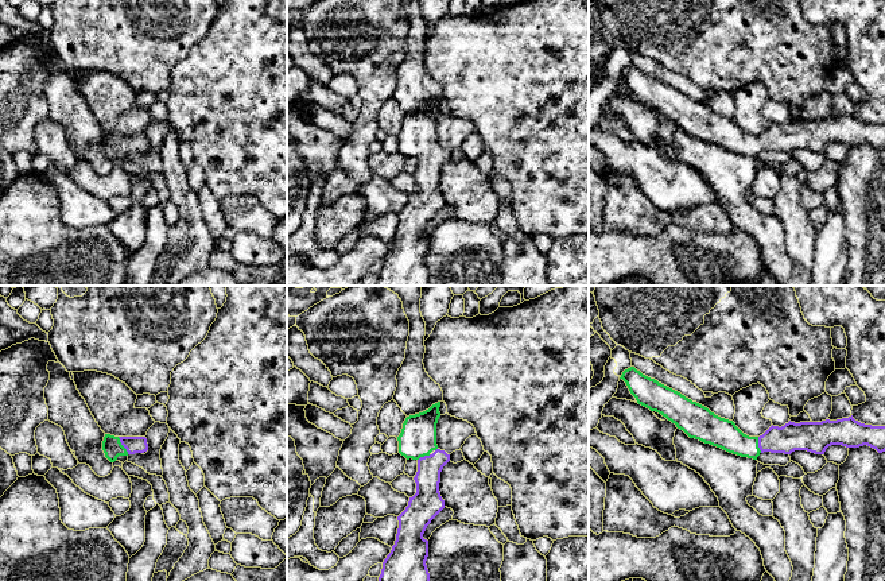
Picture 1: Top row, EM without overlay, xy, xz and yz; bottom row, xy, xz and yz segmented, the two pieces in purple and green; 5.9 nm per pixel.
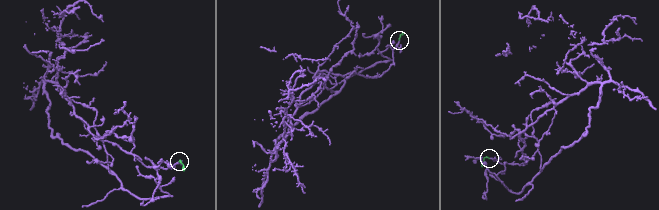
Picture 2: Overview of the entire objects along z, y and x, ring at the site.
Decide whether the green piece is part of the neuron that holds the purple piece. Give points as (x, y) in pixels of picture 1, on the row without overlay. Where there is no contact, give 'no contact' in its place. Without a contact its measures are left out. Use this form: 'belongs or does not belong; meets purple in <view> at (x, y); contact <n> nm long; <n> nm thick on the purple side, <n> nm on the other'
belongs; meets purple in xy at (121, 142); contact 120 nm long; 100 nm thick on the purple side, 120 nm on the other

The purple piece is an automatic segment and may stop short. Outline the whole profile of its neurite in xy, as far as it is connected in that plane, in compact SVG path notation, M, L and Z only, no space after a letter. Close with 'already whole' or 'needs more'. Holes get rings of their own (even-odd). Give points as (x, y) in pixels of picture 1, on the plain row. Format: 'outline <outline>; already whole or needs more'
outline M105 132L102 139L102 148L105 151L105 155L110 160L114 160L119 154L147 150L148 142L145 135L114 135Z; needs more

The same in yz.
outline M634 65L625 67L620 77L626 81L638 102L661 112L690 136L741 155L757 158L764 150L791 152L795 148L824 152L831 143L867 143L878 151L885 150L885 124L865 123L853 113L822 120L789 119L781 125L772 123L760 135L749 135L733 119L715 113L707 105L643 73Z; needs more

